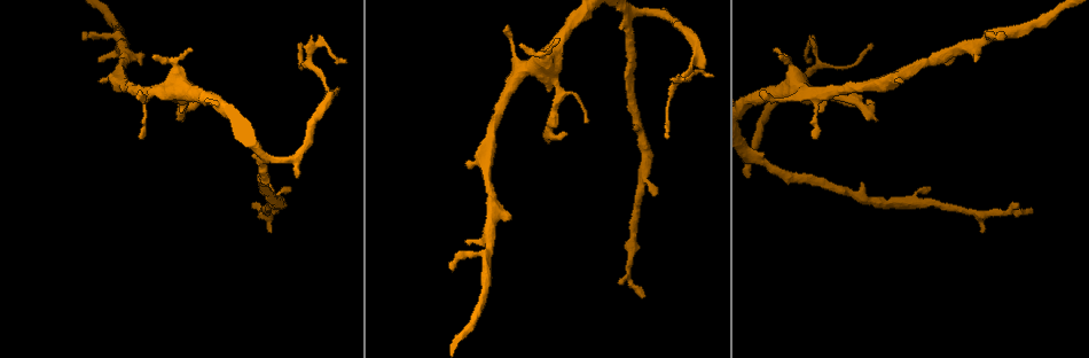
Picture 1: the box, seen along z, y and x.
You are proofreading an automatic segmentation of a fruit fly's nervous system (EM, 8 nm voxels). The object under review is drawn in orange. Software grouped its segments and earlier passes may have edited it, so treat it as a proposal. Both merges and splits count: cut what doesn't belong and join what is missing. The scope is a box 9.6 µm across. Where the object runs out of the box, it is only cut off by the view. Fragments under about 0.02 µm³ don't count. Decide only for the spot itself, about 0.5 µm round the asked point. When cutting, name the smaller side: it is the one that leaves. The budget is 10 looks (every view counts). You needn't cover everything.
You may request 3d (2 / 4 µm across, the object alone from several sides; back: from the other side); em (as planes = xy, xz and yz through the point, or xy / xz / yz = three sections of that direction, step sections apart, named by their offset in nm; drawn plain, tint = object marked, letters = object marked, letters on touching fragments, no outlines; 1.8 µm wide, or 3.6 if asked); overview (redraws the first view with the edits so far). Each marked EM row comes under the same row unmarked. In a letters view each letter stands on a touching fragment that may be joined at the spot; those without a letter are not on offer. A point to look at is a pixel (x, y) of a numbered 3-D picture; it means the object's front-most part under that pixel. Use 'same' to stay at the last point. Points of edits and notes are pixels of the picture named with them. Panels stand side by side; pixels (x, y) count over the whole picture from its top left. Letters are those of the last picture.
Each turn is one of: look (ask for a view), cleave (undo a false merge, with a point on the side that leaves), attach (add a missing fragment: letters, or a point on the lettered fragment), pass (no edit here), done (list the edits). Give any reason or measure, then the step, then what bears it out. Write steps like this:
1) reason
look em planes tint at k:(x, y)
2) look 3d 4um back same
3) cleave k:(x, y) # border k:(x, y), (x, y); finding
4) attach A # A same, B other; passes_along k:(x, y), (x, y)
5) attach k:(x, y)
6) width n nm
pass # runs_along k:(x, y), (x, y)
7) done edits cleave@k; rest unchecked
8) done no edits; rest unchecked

thin neck
look 3d 4um at 1:(558, 91)

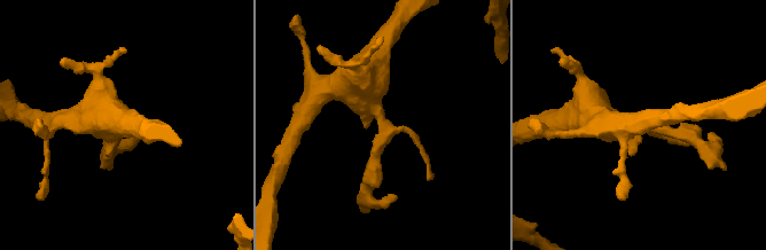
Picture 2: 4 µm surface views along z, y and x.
need the tissue
look em planes letters at 2:(384, 125)

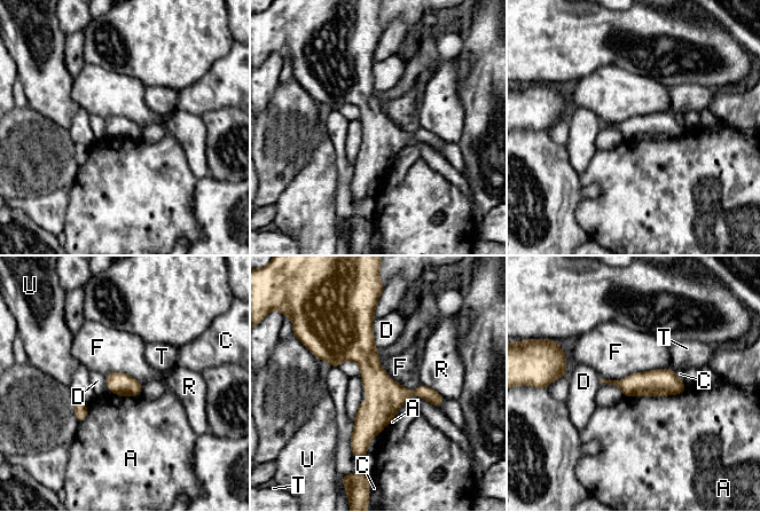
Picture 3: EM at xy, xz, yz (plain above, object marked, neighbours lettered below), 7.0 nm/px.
width 150 nm; longest_contact F 500 nm
pass # A other, C other, D other, F other, R other, T other, U other; all the same cell

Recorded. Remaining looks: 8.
tapers out
look em planes letters at 1:(154, 55)

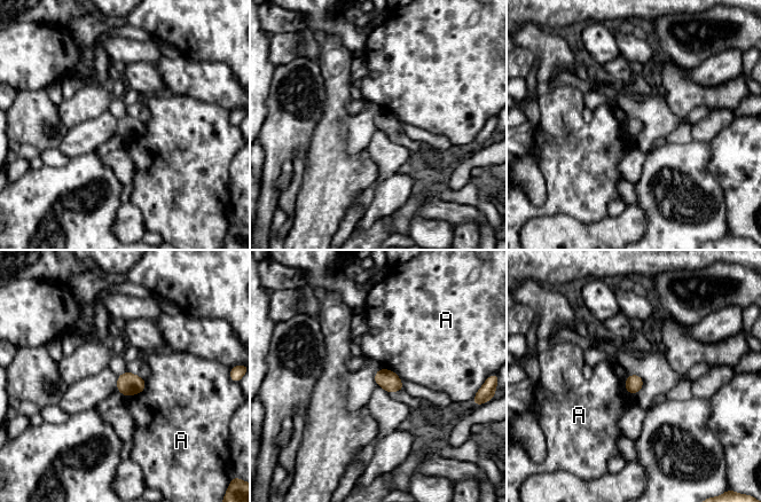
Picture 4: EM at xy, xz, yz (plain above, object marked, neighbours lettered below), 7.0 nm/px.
width 120 nm; longest_contact A 180 nm
pass # A other; none of them fits

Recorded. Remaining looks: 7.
look em 3.6um planes letters at 1:(452, 271)

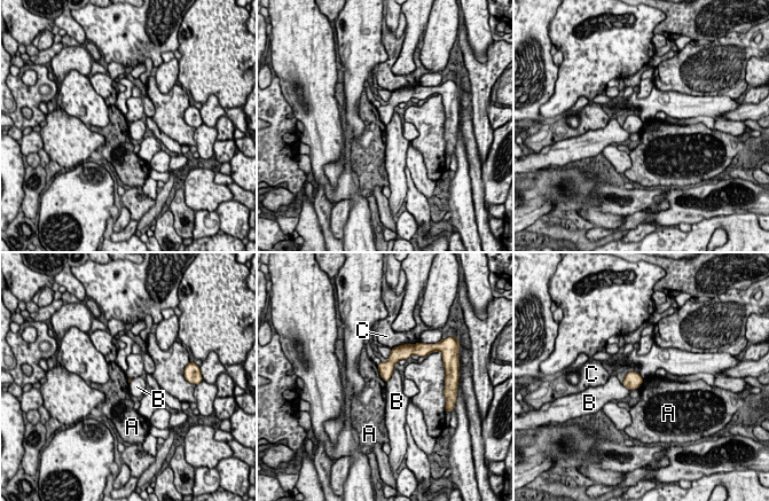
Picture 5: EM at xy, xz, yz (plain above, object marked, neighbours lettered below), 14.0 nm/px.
pass # A other, B other, C other; border 5:(393, 368), (392, 375), (386, 382); no lettered fragment goes on from it

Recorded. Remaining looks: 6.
tapers out
look 3d 4um back at 1:(1032, 209)

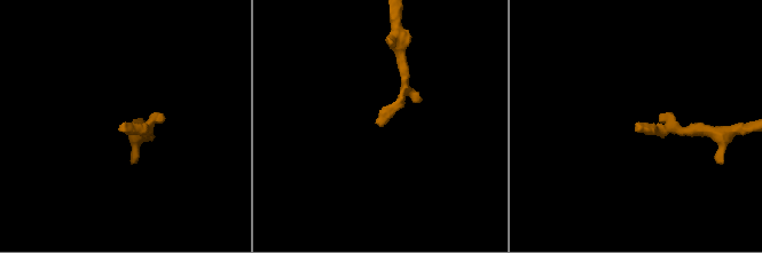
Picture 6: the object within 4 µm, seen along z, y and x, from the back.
now the EM
look em xy step 16 letters at 6:(635, 127)

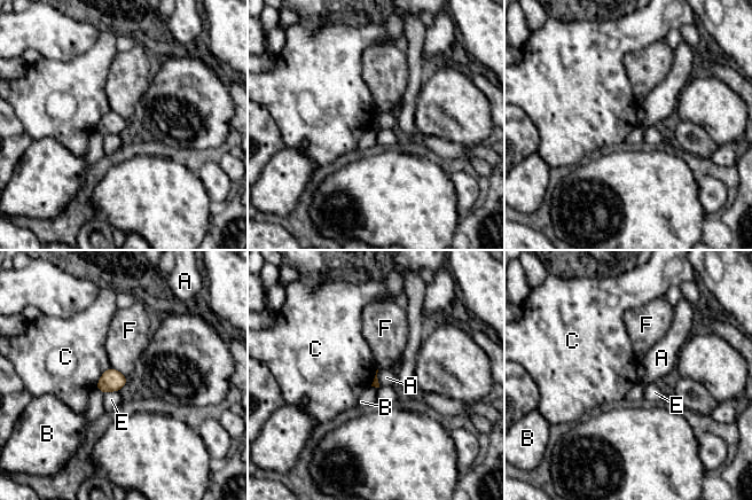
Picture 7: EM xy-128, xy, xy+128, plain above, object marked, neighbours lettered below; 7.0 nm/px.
look em planes letters same

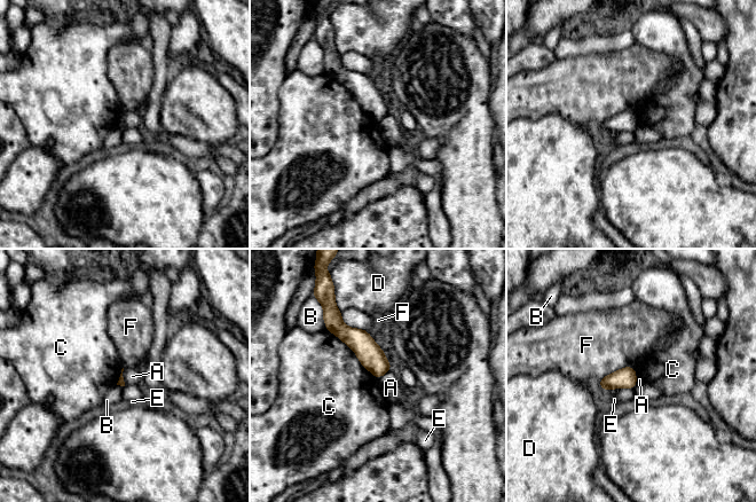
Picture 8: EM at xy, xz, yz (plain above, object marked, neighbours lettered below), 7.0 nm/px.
longest_contact C 500 nm
pass # A other, B other, C other, D other, E other, F other; border 8:(392, 366), (377, 378); no lettered fragment goes on from it

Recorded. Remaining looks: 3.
done no edits; rest unchecked

